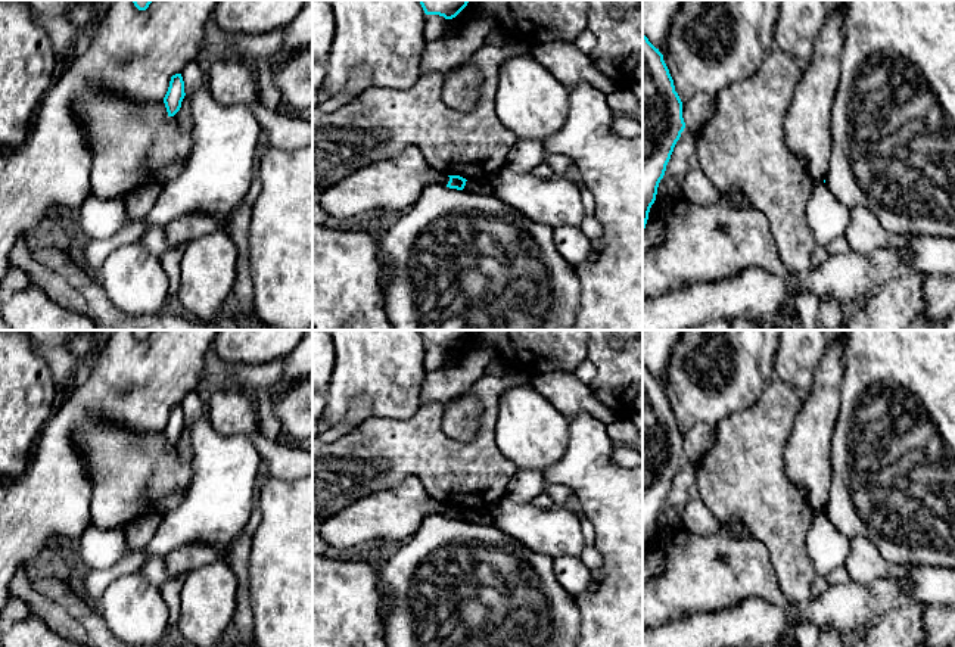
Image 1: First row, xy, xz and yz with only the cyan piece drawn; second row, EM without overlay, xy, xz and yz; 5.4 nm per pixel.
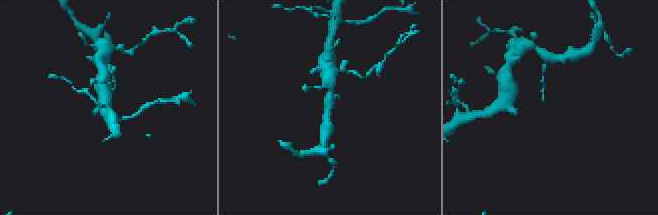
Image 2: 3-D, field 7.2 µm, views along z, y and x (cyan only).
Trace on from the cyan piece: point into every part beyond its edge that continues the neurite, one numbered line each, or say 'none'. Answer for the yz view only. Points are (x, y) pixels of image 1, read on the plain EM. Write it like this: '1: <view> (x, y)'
none

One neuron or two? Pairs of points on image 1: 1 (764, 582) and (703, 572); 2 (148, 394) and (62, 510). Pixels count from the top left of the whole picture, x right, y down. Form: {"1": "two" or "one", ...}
{"1": "one", "2": "one"}

